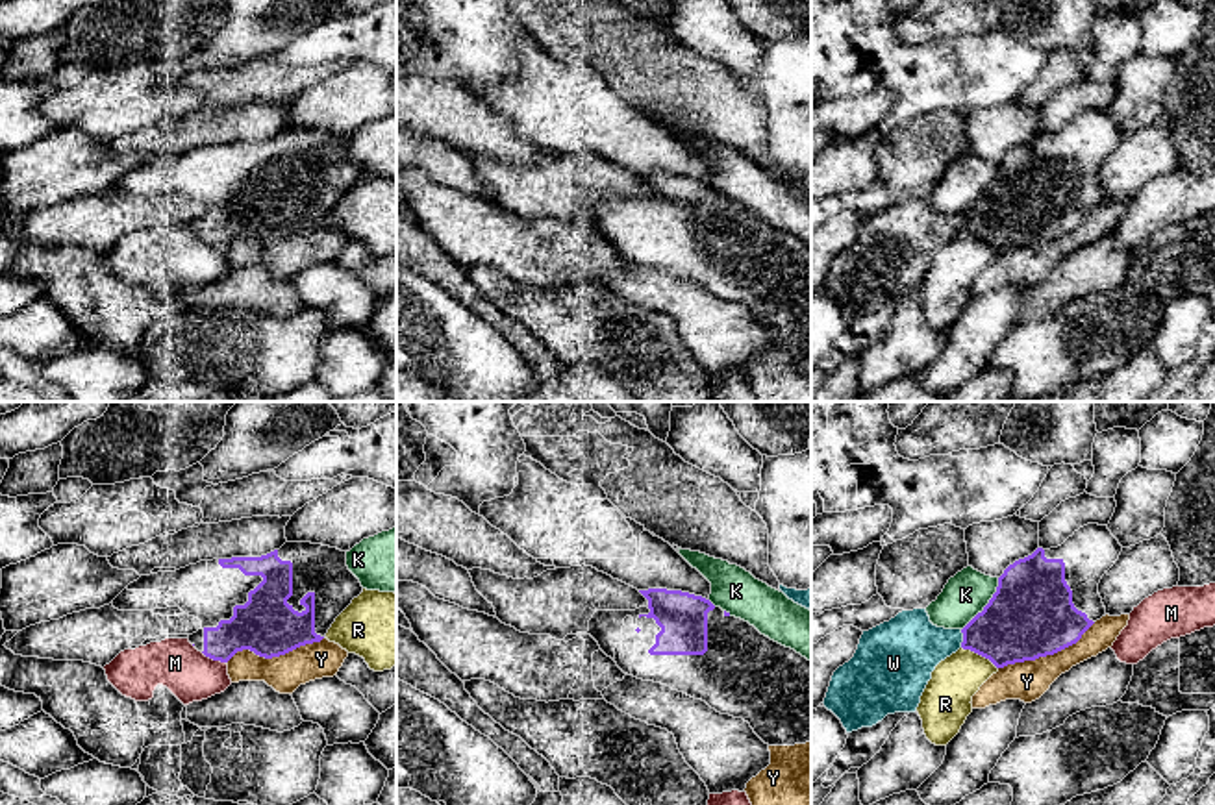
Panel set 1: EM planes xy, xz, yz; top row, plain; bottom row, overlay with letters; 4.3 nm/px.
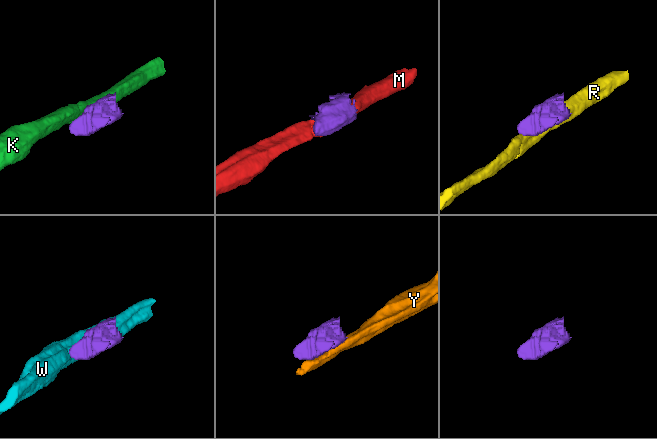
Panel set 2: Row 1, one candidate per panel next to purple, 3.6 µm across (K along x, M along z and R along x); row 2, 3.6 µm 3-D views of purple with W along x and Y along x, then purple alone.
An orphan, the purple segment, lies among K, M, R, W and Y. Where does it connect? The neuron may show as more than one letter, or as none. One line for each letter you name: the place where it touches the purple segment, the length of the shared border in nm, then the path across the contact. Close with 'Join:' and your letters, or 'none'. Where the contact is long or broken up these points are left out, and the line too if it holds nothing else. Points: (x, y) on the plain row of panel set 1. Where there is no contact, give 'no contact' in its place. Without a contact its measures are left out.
Join: none

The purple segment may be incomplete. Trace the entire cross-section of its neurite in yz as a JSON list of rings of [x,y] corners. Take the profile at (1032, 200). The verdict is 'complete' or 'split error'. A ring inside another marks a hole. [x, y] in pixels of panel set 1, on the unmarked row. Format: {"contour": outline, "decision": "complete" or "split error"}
{"contour": [[[1087,109],[1061,131],[1015,146],[983,196],[961,215],[961,233],[1004,254],[1076,229],[1106,202],[1098,168],[1121,137],[1108,111]]], "decision": "split error"}

